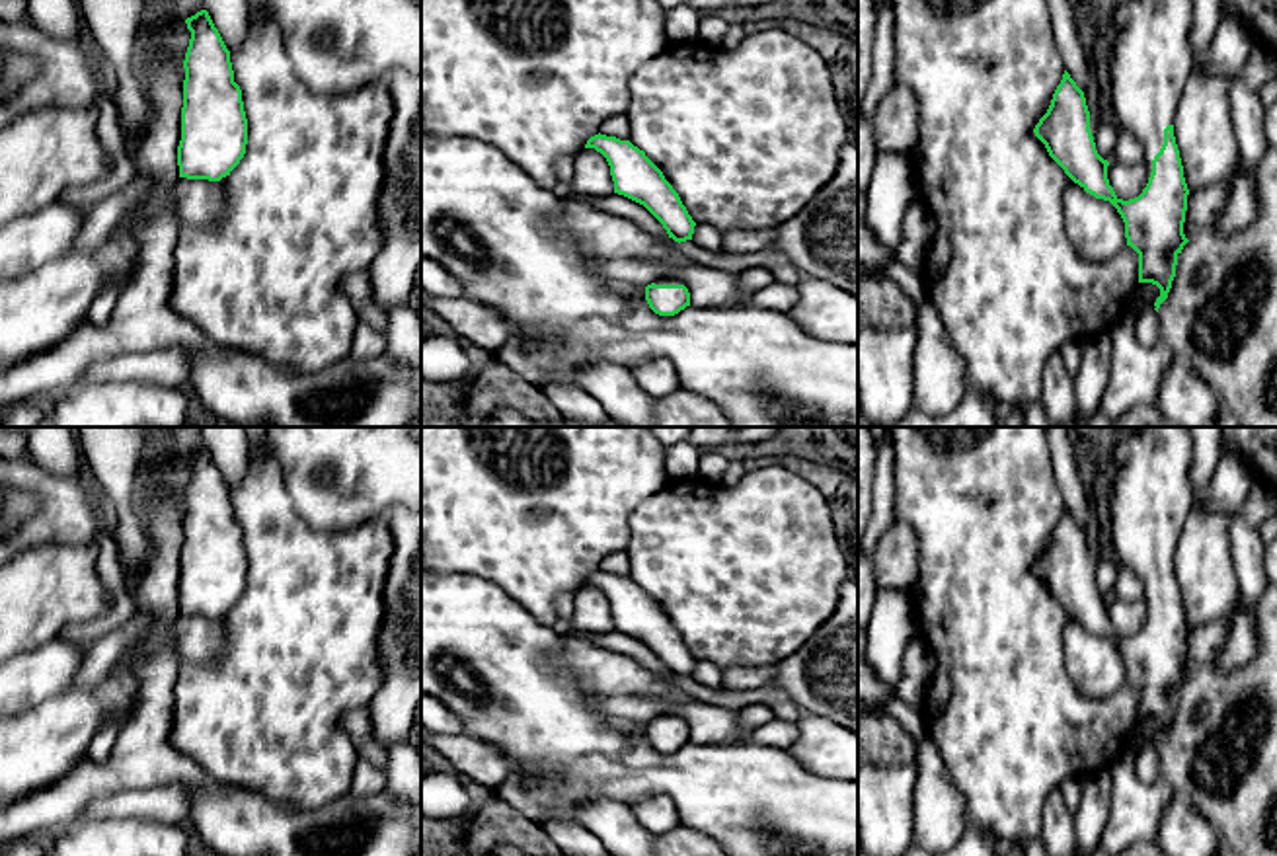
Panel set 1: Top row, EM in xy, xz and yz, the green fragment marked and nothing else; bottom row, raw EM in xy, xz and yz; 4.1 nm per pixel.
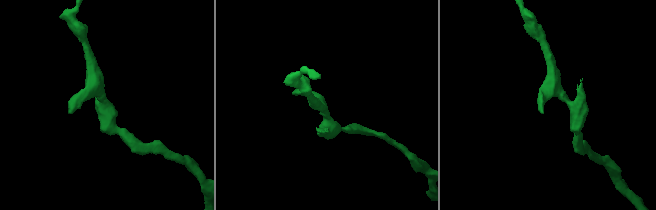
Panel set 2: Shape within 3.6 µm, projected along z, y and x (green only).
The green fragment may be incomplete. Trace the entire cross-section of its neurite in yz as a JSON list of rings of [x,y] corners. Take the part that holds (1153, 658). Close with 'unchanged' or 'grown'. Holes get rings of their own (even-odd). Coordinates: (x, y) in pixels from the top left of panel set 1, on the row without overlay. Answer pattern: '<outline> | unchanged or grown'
[[[1119,427],[1107,505],[1119,565],[1131,567],[1144,585],[1150,614],[1139,634],[1123,638],[1109,622],[1109,599],[1096,587],[1084,528],[1066,507],[1033,565],[1074,620],[1117,645],[1127,682],[1139,690],[1139,720],[1160,725],[1156,749],[1168,735],[1178,692],[1189,679],[1183,671],[1189,626],[1174,554],[1193,511],[1191,460],[1189,427]]] | grown

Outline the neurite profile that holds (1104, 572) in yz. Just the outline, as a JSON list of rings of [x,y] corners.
[[[1090,554],[1090,567],[1092,567],[1098,591],[1109,599],[1115,589],[1119,564],[1113,564],[1109,560],[1100,560],[1094,554]]]

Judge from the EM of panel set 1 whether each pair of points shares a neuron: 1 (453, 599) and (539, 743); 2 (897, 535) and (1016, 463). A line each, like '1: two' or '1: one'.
1: one
2: two

